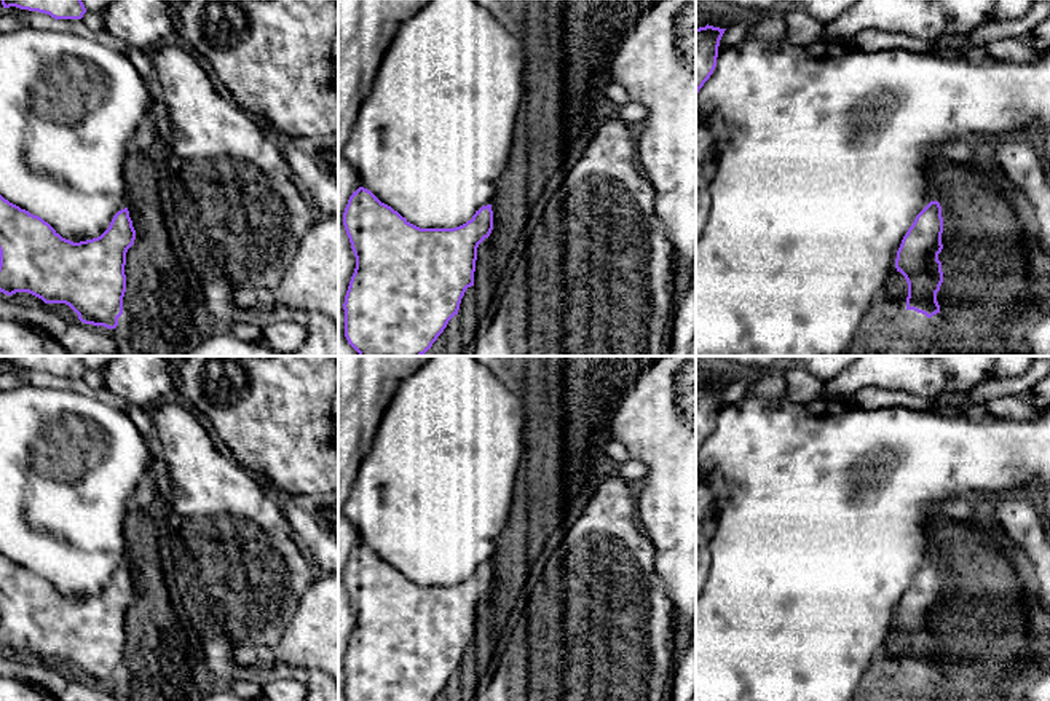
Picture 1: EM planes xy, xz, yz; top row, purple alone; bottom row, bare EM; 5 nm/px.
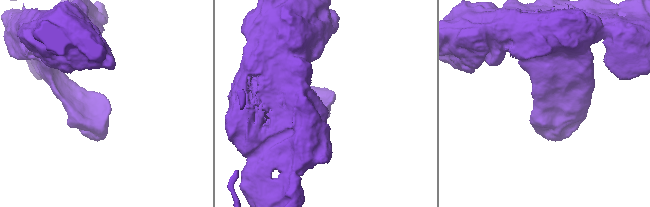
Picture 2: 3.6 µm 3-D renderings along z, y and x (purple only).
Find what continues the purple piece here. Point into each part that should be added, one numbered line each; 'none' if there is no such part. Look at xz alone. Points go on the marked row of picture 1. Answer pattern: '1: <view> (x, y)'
none

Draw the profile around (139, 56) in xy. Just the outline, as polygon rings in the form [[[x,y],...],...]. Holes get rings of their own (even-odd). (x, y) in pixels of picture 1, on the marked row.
[[[129,46],[126,51],[126,56],[144,78],[148,78],[155,72],[148,53],[150,50],[136,46]]]

